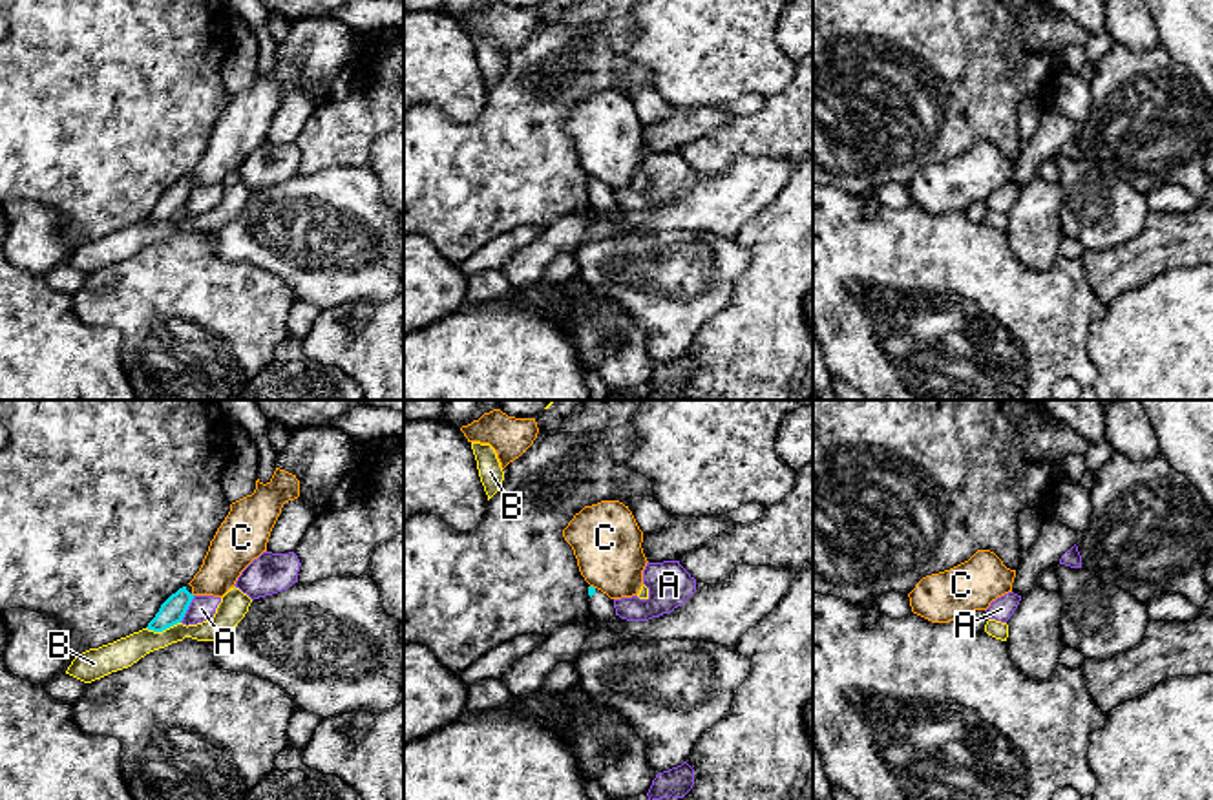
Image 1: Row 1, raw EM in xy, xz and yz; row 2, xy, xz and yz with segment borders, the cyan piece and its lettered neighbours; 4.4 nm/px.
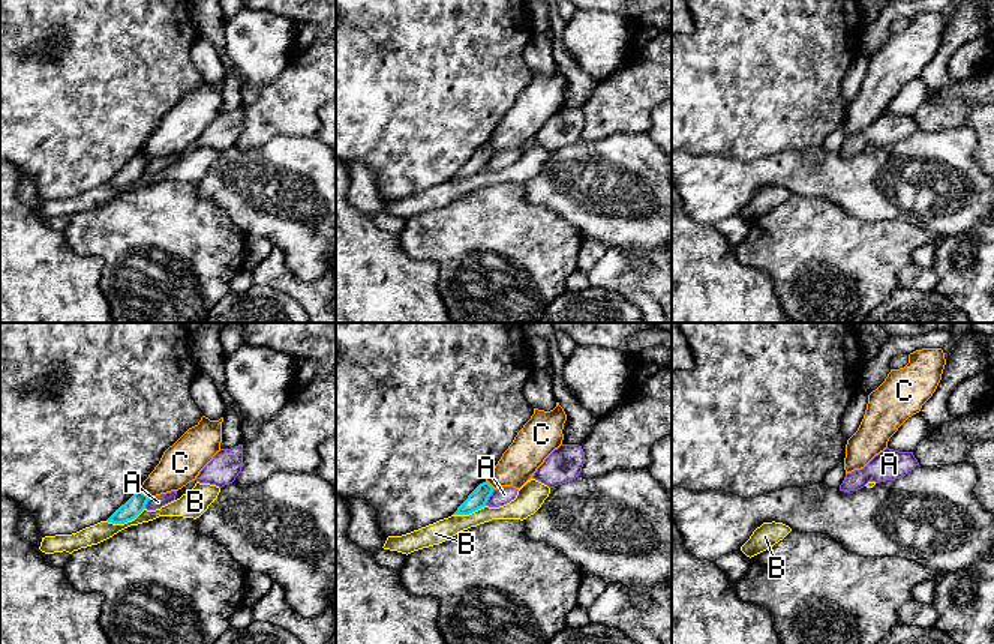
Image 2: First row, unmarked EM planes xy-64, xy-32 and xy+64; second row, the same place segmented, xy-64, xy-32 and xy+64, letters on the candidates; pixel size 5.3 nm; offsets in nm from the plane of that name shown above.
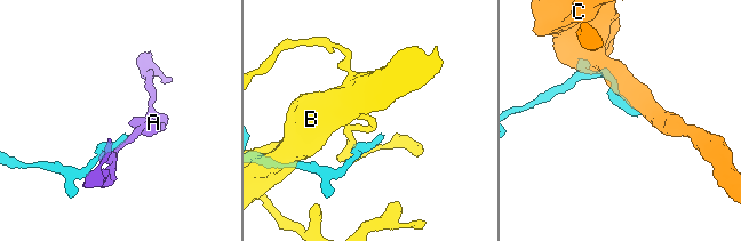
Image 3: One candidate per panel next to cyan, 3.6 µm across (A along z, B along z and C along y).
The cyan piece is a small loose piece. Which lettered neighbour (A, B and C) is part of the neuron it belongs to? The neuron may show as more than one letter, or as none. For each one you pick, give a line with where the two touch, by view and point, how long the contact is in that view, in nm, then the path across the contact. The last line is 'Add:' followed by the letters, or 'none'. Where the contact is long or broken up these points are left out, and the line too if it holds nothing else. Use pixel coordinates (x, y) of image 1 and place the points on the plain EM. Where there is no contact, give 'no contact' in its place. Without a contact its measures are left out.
Add: none

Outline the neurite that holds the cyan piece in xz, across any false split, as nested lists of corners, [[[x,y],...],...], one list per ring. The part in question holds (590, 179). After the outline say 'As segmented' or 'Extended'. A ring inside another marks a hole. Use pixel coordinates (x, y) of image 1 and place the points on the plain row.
[[[588,177],[588,203],[601,214],[616,208],[614,190],[610,190],[601,181]]]. Extended

